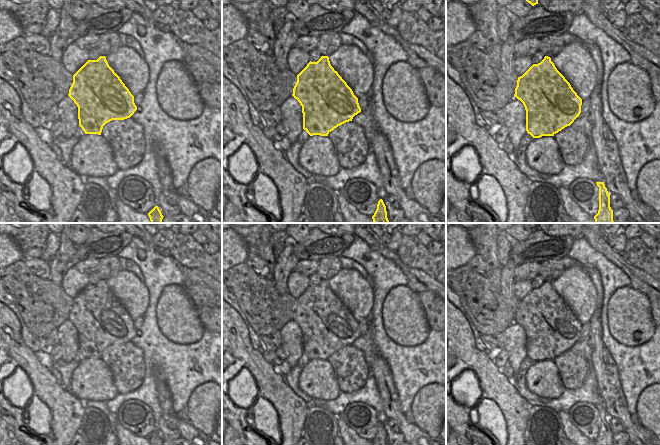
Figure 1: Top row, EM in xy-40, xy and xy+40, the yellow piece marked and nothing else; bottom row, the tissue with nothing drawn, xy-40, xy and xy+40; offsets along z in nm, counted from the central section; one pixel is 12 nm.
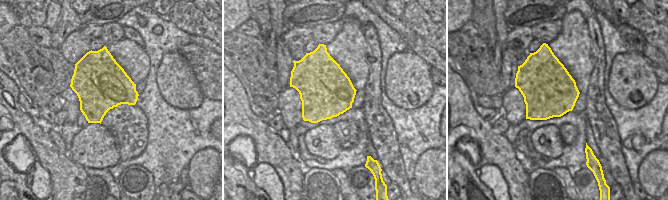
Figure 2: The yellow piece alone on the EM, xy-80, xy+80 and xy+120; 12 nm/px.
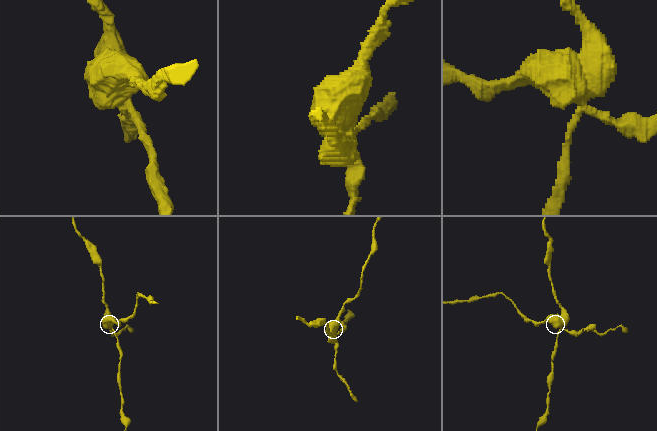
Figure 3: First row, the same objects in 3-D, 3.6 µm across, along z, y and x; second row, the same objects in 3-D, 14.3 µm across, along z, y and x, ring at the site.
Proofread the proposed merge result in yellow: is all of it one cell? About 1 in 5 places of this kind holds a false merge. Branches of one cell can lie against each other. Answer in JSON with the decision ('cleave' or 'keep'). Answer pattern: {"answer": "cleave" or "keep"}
{"answer": "cleave"}

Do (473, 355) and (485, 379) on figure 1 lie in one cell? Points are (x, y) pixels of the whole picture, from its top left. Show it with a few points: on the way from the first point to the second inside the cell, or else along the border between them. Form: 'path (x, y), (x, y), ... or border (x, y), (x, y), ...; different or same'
path (477, 361), (485, 369), (485, 373); same

